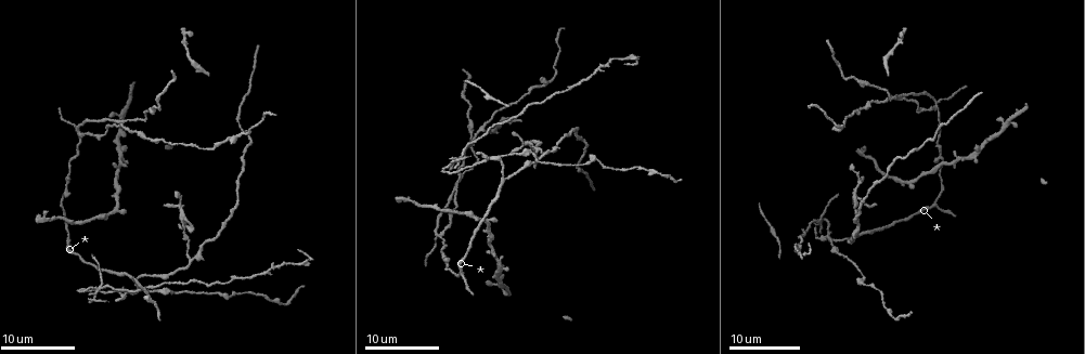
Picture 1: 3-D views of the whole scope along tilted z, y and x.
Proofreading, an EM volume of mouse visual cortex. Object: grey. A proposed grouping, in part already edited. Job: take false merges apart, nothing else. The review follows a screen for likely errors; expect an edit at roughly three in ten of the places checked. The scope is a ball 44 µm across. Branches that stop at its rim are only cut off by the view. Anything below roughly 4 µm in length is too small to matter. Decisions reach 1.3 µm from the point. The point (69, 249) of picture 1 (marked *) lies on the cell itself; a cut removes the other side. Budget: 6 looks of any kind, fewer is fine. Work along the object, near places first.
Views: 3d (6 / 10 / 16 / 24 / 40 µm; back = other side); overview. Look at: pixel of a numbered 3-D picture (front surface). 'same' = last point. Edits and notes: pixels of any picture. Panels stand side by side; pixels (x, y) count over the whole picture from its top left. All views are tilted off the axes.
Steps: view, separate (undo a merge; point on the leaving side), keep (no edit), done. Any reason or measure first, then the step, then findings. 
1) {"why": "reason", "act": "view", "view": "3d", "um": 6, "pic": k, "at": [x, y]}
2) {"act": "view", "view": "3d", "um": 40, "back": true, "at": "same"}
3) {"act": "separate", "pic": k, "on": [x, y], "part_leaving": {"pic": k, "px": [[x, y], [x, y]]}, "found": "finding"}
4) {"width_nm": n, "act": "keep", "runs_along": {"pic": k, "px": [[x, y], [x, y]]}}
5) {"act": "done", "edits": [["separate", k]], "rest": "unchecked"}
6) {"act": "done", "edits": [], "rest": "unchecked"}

{"why": "two arms in line, one across", "act": "view", "view": "3d", "um": 16, "pic": 1, "at": [498, 156]}

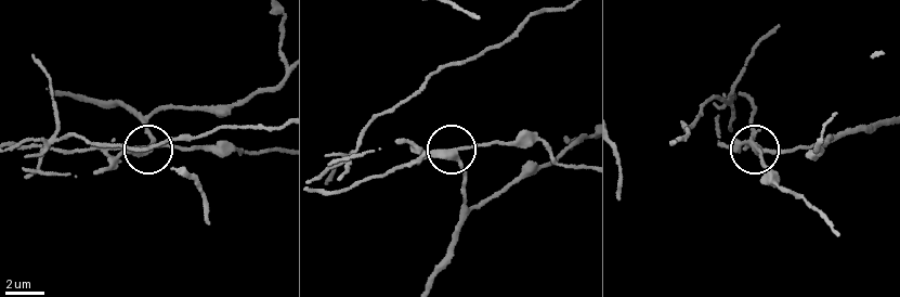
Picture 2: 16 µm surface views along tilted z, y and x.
{"why": "closer look", "act": "view", "view": "3d", "um": 6, "pic": 2, "at": [457, 154]}

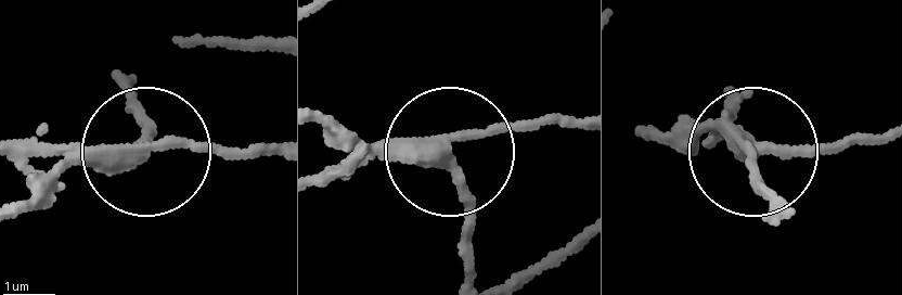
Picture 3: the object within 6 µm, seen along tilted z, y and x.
{"act": "separate", "pic": 3, "on": [340, 167], "part_leaving": {"pic": 3, "px": [[401, 144], [319, 174]]}, "found": "a second cell is stuck on"}

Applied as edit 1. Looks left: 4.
{"why": "three-way junction", "act": "view", "view": "3d", "um": 24, "pic": 1, "at": [189, 258]}

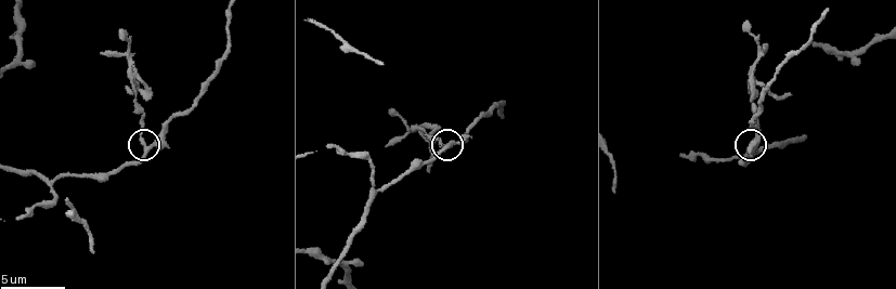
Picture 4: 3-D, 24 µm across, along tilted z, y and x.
{"act": "view", "view": "3d", "um": 10, "pic": 4, "at": [144, 147]}

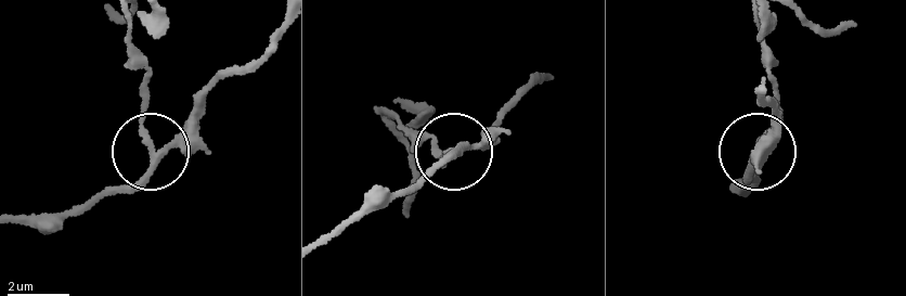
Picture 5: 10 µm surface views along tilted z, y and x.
{"arms": 3, "act": "separate", "pic": 5, "on": [139, 116], "part_leaving": {"pic": 5, "px": [[155, 155], [130, 17]]}, "found": "two cells meet here"}

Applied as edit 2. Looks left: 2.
{"why": "four or more arms meet", "act": "view", "view": "3d", "um": 16, "pic": 1, "at": [118, 171]}

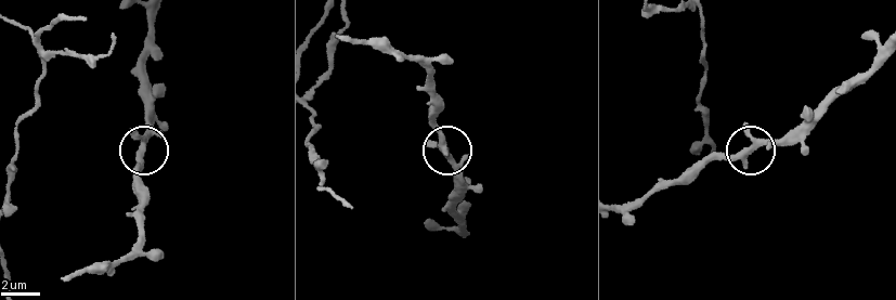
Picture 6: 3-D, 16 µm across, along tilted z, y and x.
{"act": "view", "view": "3d", "um": 10, "pic": 6, "at": [751, 147]}

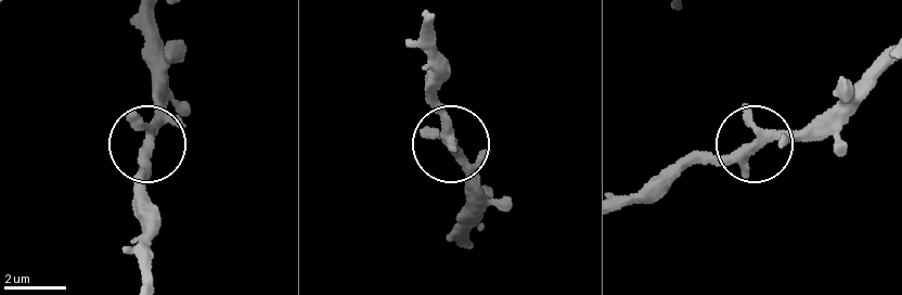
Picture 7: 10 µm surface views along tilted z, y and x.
{"act": "keep", "found": "all the same cell"}

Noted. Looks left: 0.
{"act": "done", "edits": [["separate", 3], ["separate", 5]], "rest": "unchecked"}

